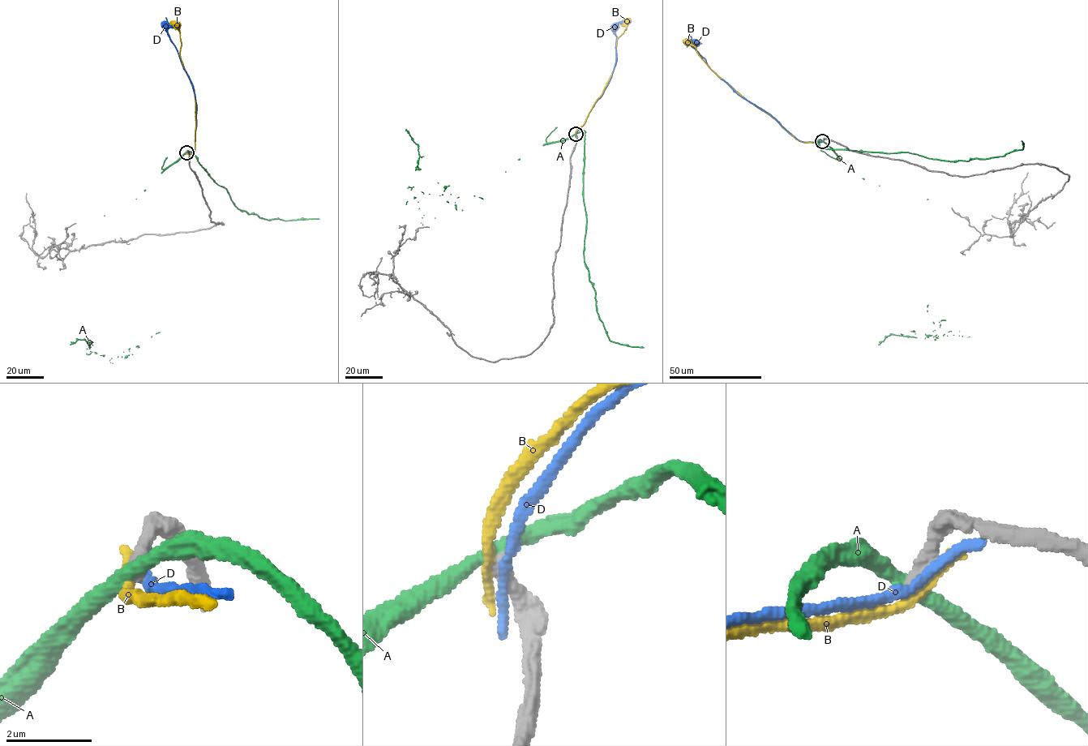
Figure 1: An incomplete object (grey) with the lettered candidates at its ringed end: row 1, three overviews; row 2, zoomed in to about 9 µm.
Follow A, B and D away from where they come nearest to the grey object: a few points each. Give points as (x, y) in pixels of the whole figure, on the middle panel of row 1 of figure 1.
A: (576, 134), (547, 143), (518, 160), (462, 210), (421, 158), (418, 146), (406, 129)
B: (575, 135), (584, 123), (611, 74), (616, 62), (616, 41), (625, 30), (626, 23)
D: (576, 135), (610, 78), (617, 57), (614, 27)

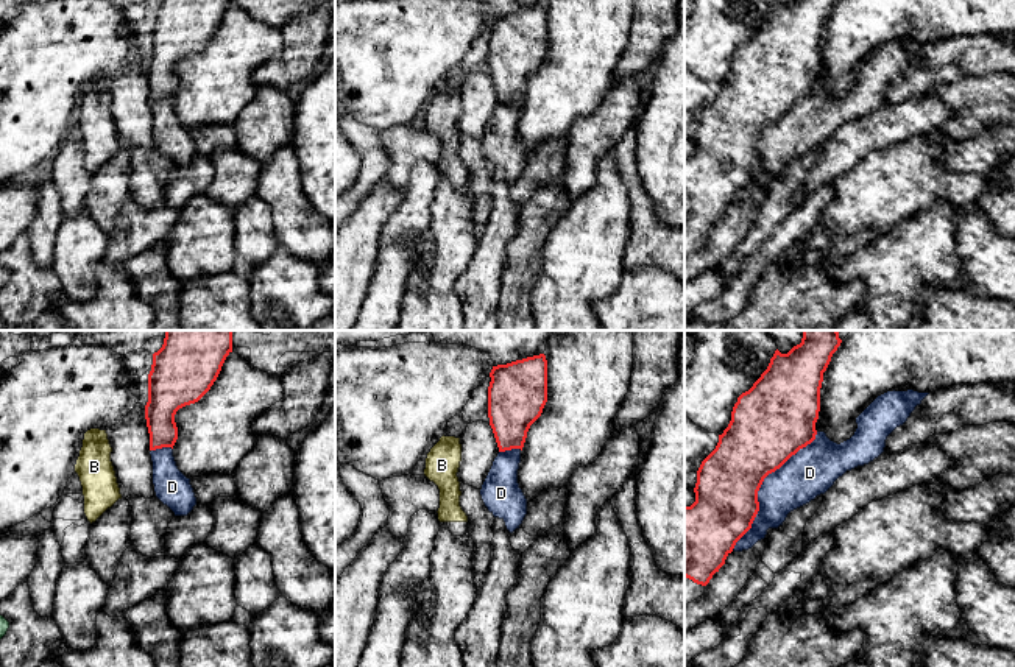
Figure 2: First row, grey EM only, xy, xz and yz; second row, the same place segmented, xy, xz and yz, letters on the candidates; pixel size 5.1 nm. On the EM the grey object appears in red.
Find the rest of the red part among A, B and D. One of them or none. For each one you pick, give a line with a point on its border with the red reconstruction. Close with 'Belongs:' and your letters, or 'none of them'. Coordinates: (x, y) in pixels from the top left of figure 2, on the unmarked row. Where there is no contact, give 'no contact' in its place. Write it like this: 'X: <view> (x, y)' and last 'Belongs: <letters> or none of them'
Belongs: none of them

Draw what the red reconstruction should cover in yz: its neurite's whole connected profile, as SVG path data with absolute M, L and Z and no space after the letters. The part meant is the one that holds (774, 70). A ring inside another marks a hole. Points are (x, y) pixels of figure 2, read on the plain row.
M776 0L761 28L737 48L728 78L719 86L716 100L697 122L695 153L684 157L684 257L705 245L705 237L725 215L736 193L752 179L759 162L758 142L764 129L815 90L823 23L836 2L790 0L787 5L781 5Z

